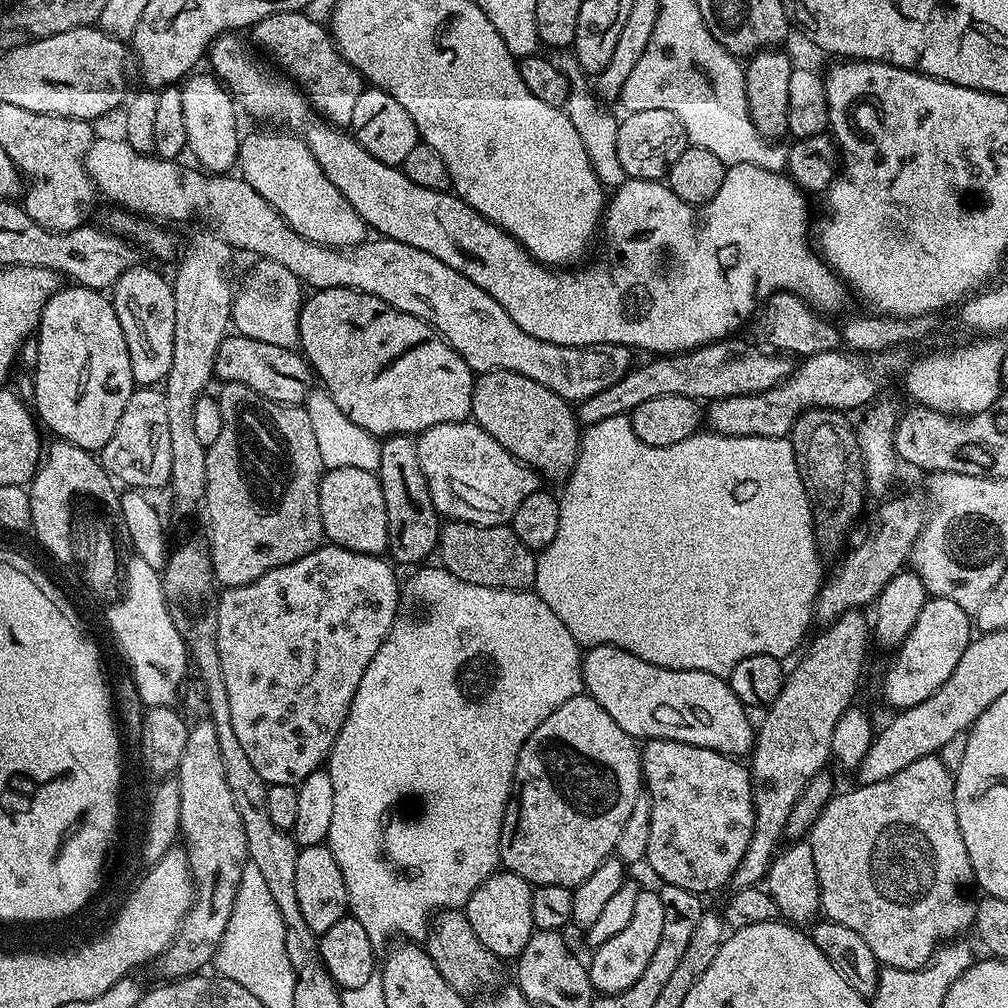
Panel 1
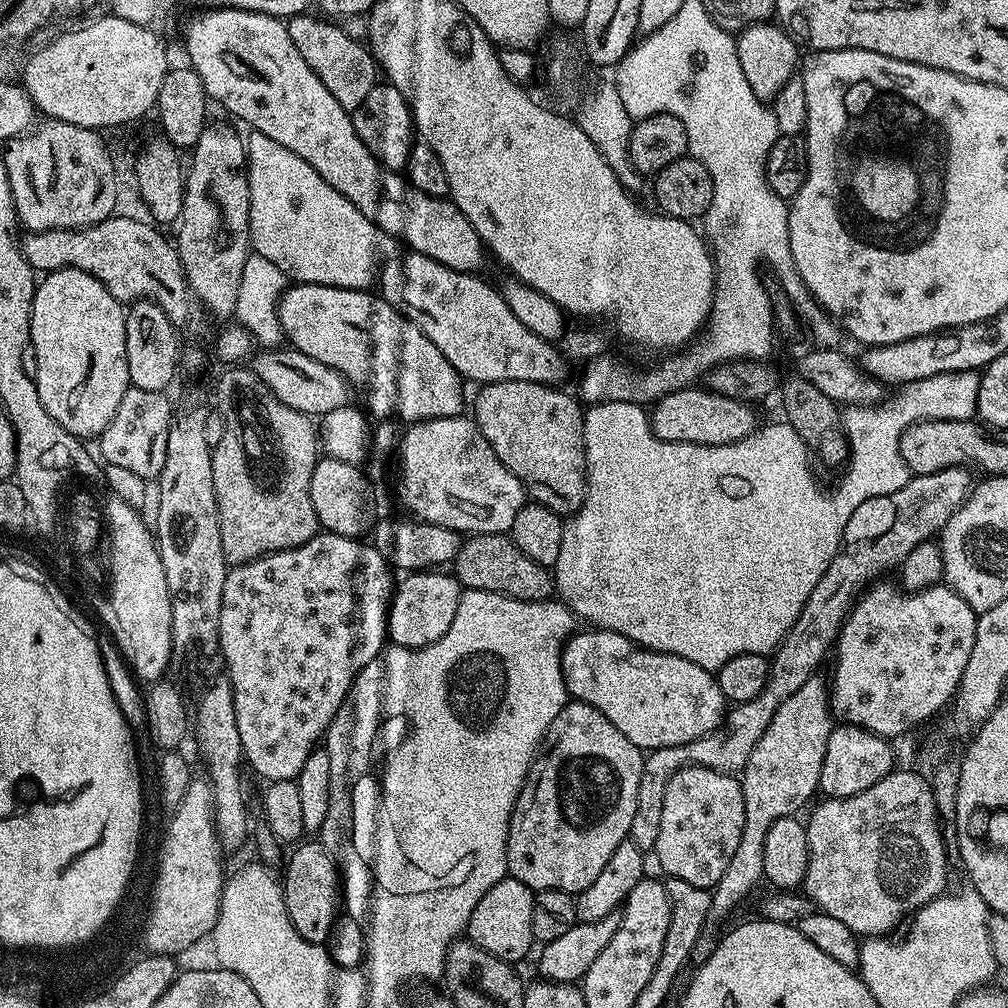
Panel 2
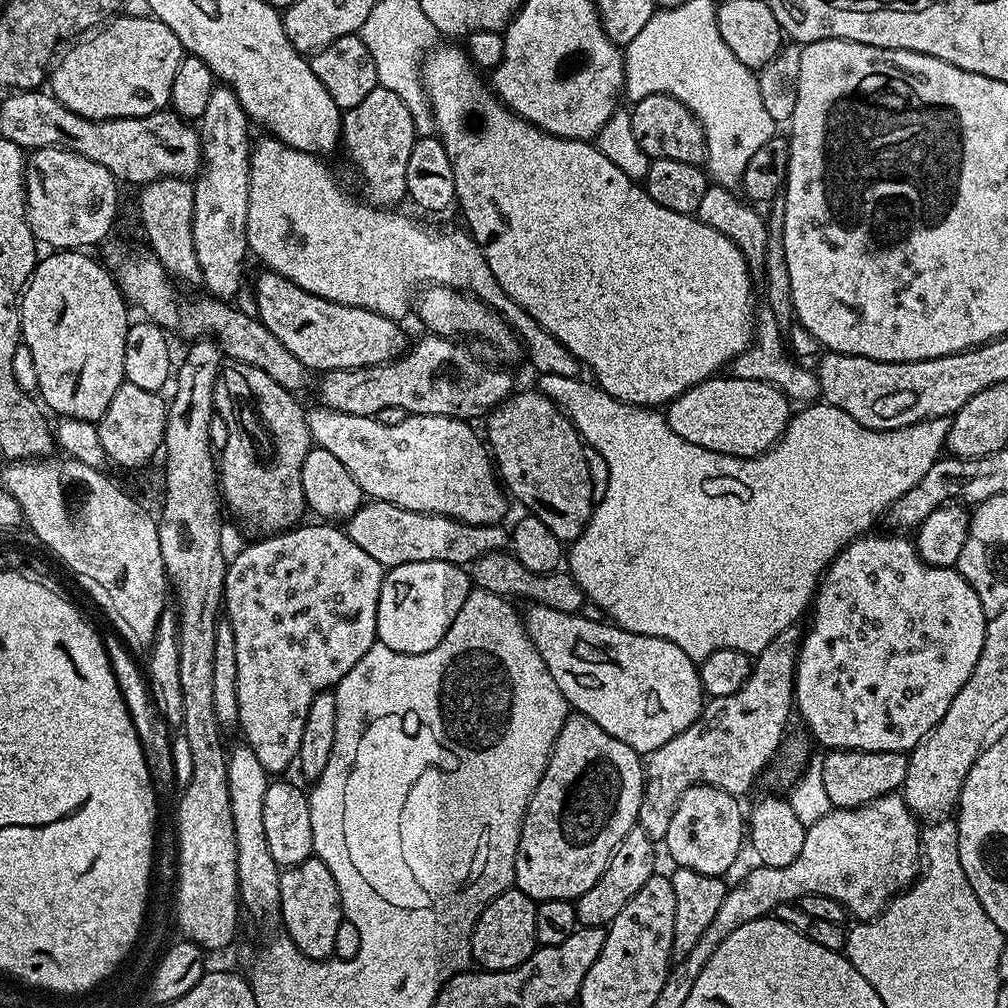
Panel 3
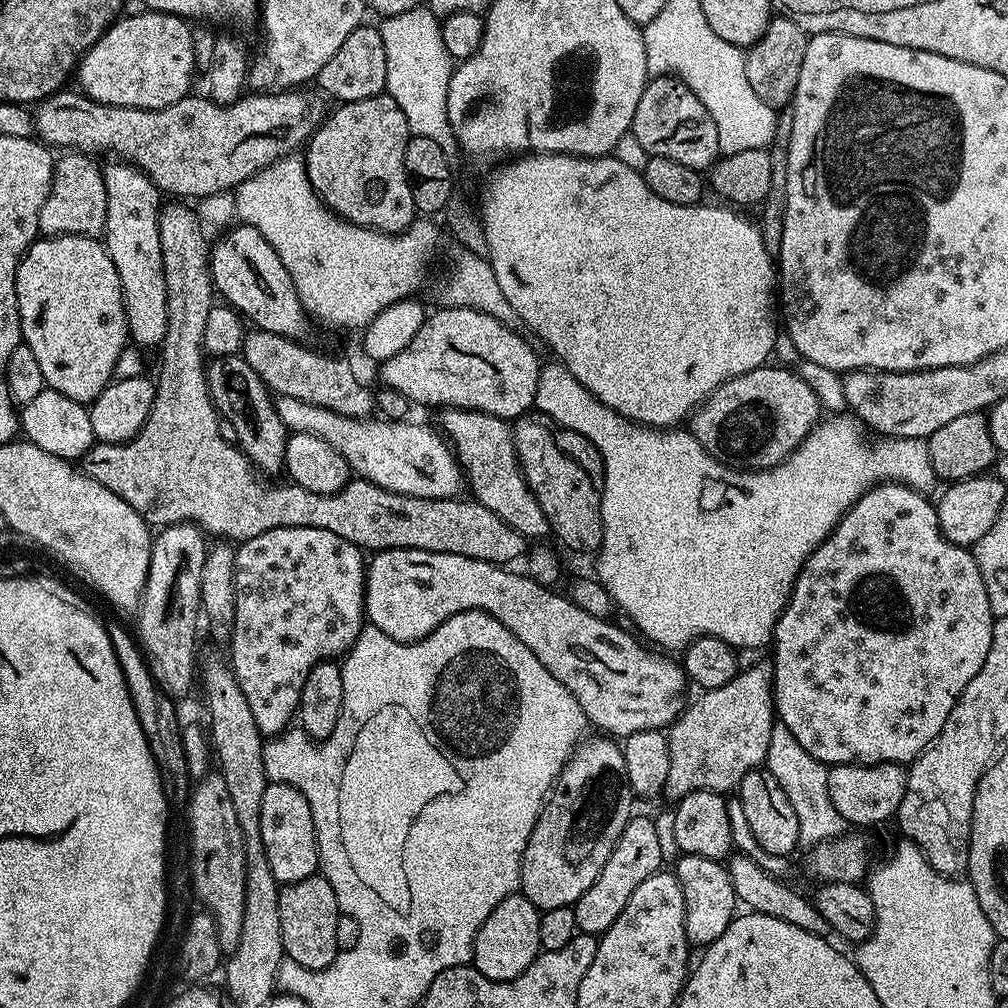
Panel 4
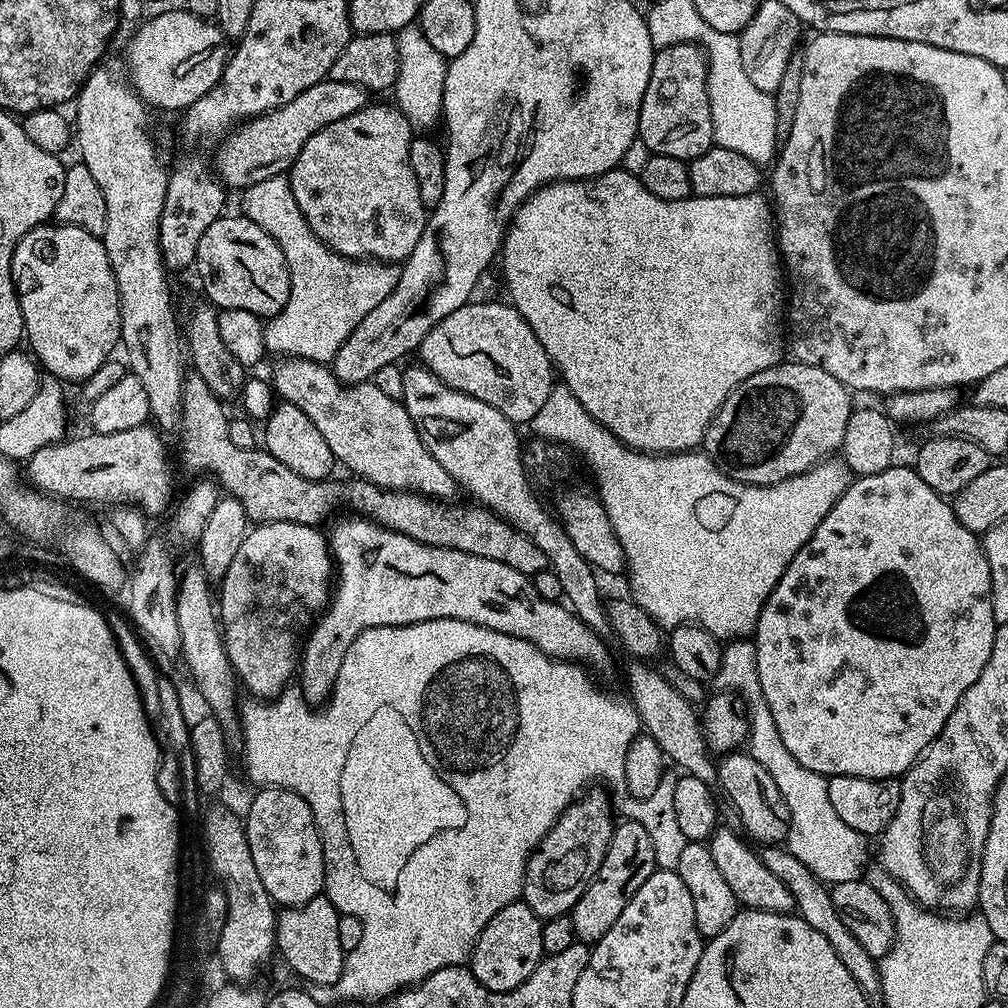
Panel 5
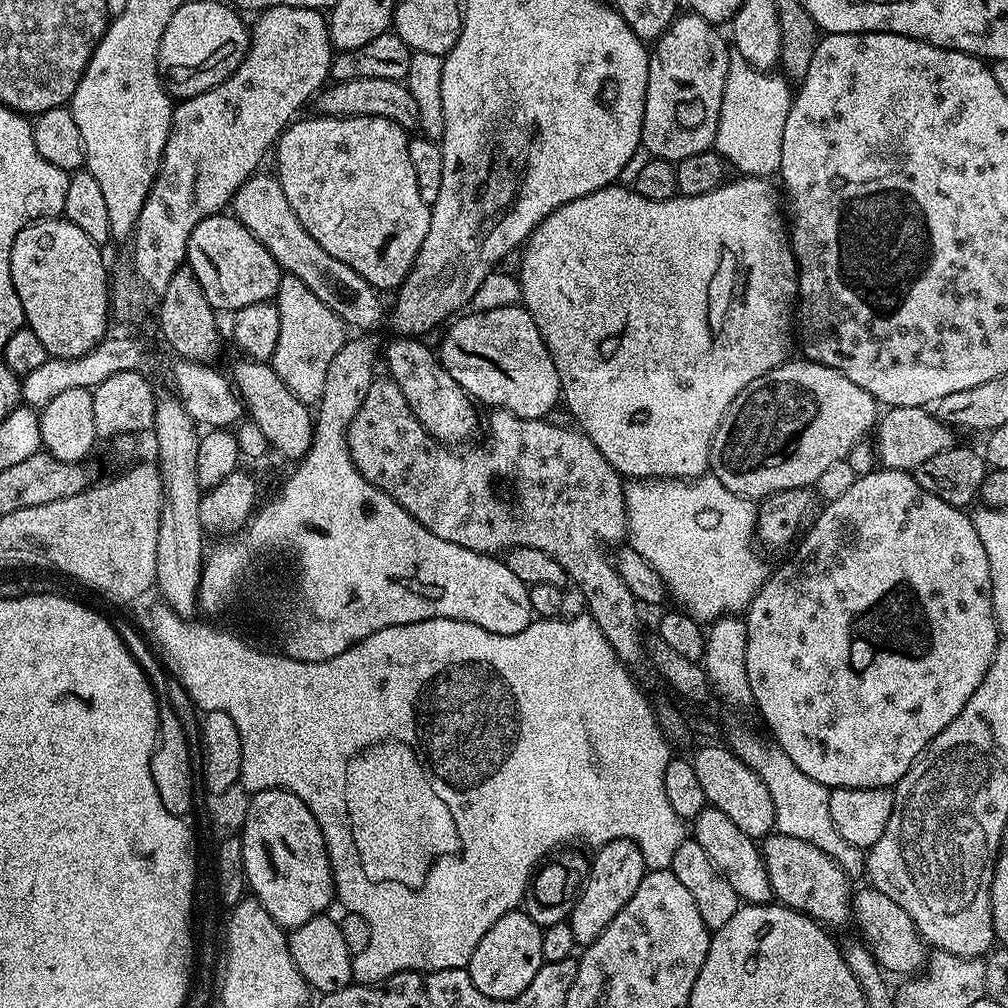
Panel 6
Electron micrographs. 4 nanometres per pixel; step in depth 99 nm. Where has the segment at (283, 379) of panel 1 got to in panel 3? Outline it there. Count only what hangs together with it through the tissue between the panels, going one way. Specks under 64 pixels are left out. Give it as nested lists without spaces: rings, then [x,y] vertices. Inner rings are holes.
[[[424,334],[424,337],[417,342],[416,345],[409,347],[407,351],[403,353],[399,358],[386,363],[375,364],[369,368],[340,368],[336,372],[323,373],[322,379],[324,380],[320,384],[320,400],[319,403],[323,407],[328,408],[330,411],[342,411],[346,414],[362,415],[375,417],[378,414],[378,410],[386,410],[386,406],[399,406],[401,410],[406,410],[409,416],[412,415],[442,415],[448,416],[450,419],[460,419],[467,422],[476,422],[476,419],[487,417],[488,413],[493,412],[496,407],[504,400],[508,399],[514,391],[514,385],[512,385],[512,376],[508,372],[503,372],[500,368],[491,368],[488,364],[480,364],[480,360],[476,356],[471,356],[466,349],[463,348],[463,343],[457,342],[455,339],[447,336],[433,336],[431,334]]]

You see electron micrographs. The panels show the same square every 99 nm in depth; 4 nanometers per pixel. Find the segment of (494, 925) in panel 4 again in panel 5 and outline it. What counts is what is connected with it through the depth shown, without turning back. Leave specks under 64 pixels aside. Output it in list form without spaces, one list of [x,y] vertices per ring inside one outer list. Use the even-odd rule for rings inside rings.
[[[513,902],[504,906],[486,922],[482,934],[478,934],[470,957],[470,971],[482,986],[495,992],[509,992],[522,986],[546,955],[542,946],[543,929],[541,917],[536,916],[528,904]]]

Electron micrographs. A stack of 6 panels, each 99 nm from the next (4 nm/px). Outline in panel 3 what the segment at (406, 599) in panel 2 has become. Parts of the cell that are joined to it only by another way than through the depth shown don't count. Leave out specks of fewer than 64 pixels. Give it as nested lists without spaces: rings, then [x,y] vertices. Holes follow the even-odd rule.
[[[406,562],[387,569],[378,602],[383,643],[392,645],[395,652],[434,650],[458,618],[458,610],[473,587],[469,573],[450,562]]]

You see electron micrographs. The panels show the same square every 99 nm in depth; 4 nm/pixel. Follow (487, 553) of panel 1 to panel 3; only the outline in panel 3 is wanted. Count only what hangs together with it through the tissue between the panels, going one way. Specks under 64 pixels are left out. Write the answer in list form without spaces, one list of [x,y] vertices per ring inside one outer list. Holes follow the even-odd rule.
[[[508,550],[491,552],[475,560],[470,565],[470,579],[475,587],[487,592],[505,598],[515,598],[517,601],[528,600],[527,602],[532,604],[550,606],[550,610],[579,613],[583,609],[580,607],[586,604],[585,594],[571,572],[557,570],[543,573],[526,570],[526,566],[522,566],[522,562],[518,562],[518,558]]]

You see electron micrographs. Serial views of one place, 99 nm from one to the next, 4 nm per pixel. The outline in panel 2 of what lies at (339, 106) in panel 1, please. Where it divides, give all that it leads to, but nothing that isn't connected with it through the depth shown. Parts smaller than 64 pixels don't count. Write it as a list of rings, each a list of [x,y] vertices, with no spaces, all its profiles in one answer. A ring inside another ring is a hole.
[[[297,14],[287,21],[289,40],[296,47],[296,51],[300,52],[306,66],[310,66],[310,70],[318,76],[322,86],[351,114],[356,111],[358,106],[362,106],[366,94],[370,94],[372,87],[378,83],[378,65],[372,59],[369,49],[361,41],[348,37],[339,23],[327,22],[322,18],[315,20],[314,17],[308,15]]]

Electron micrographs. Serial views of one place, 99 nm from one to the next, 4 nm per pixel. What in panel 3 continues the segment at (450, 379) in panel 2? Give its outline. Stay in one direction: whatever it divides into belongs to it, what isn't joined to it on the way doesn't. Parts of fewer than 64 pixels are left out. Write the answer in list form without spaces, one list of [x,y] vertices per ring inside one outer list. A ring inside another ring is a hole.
[[[264,270],[261,273],[254,287],[255,315],[305,368],[317,368],[320,374],[336,372],[340,368],[369,368],[389,363],[405,351],[404,332],[397,321],[374,310],[342,306],[318,298],[277,272]]]

